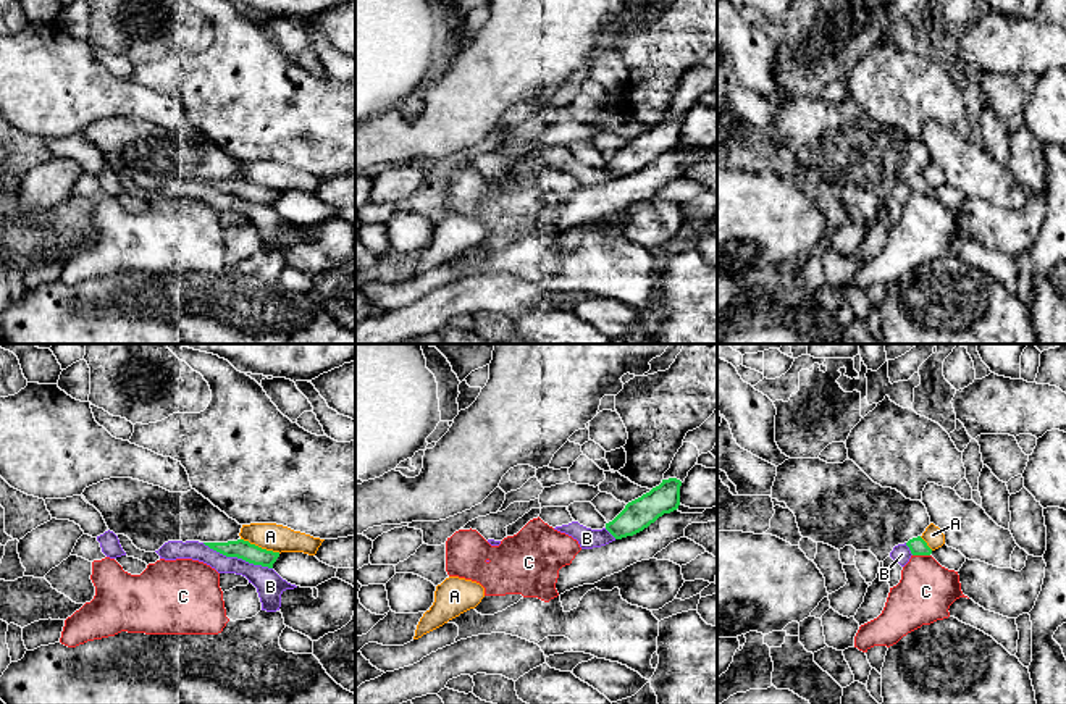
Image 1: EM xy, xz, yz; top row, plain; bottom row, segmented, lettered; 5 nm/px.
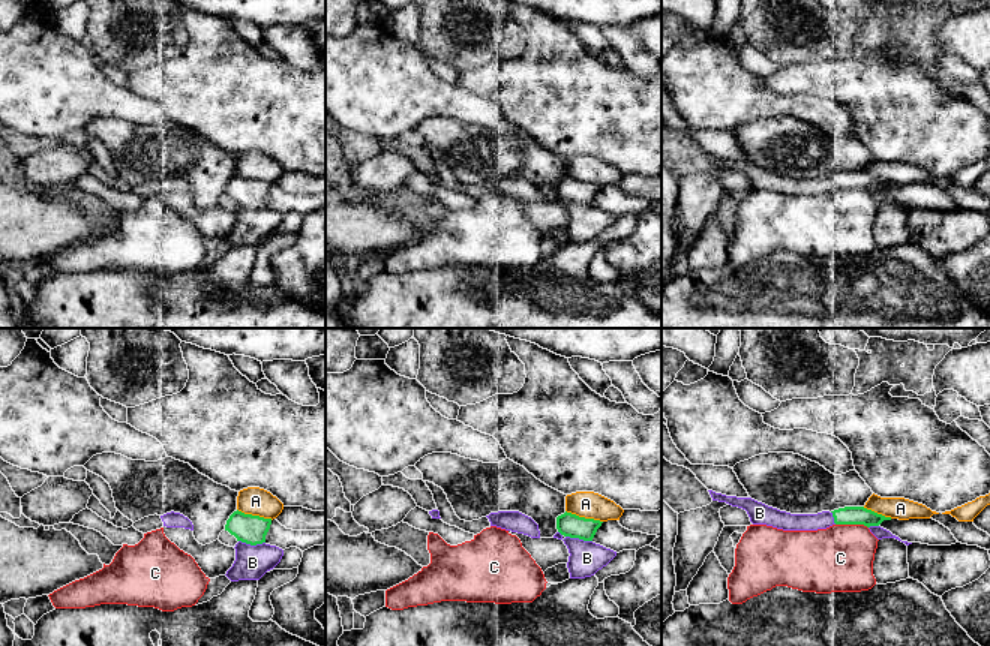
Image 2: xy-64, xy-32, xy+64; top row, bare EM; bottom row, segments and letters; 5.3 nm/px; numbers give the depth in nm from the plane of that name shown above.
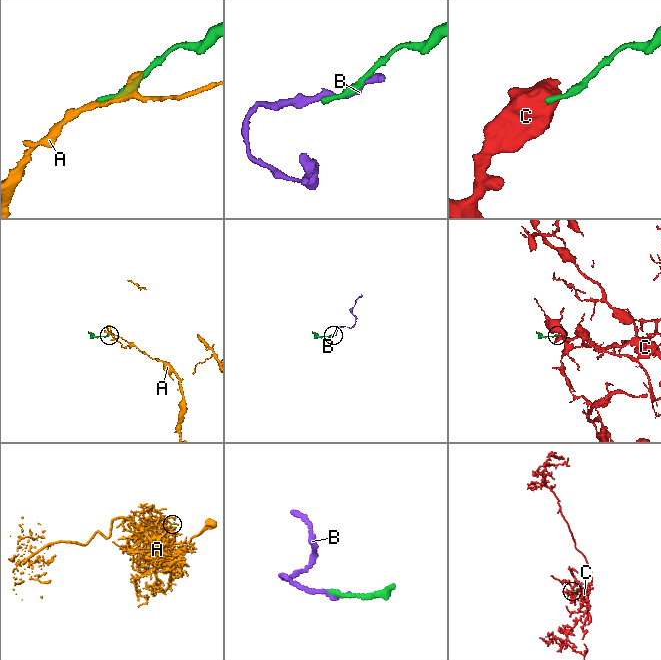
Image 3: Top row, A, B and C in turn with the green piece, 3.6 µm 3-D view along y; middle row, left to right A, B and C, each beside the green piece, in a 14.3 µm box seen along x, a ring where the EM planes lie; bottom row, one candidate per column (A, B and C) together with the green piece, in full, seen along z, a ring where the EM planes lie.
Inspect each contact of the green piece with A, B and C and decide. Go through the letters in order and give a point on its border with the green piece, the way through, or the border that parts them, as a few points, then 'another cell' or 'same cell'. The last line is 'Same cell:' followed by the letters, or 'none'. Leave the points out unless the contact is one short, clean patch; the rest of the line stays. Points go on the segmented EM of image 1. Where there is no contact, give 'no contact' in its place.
A: meets green in xy at (260, 548); another cell
B: meets green in xy at (238, 557); same cell
C: meets green in yz at (921, 554); another cell
Same cell: B

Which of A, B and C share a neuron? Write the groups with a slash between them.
A / B / C

